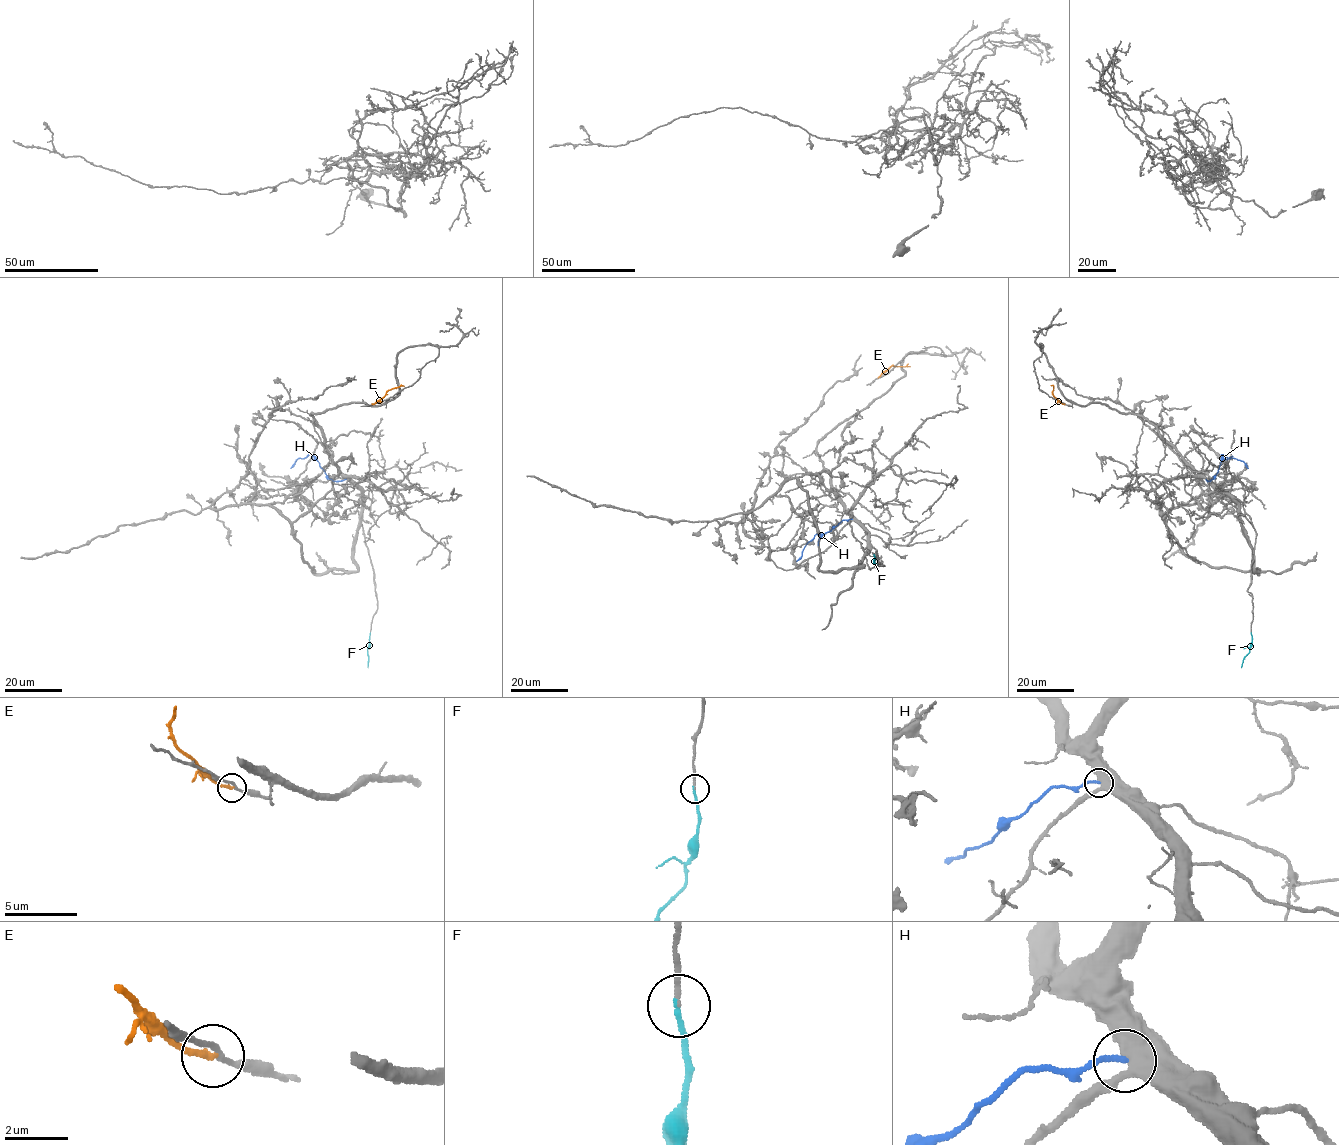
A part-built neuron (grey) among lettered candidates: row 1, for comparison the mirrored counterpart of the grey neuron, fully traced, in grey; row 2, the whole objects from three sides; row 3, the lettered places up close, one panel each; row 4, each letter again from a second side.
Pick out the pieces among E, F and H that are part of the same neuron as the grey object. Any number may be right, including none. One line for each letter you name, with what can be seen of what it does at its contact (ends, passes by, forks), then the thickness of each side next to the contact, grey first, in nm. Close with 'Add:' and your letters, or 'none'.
F: it ends; calibres 120 and 140 nm
Add: F

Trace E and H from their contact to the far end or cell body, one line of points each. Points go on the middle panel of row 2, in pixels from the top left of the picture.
E: (878, 377), (892, 365), (910, 366)
H: (852, 519), (842, 520), (825, 533), (816, 534), (796, 561)

